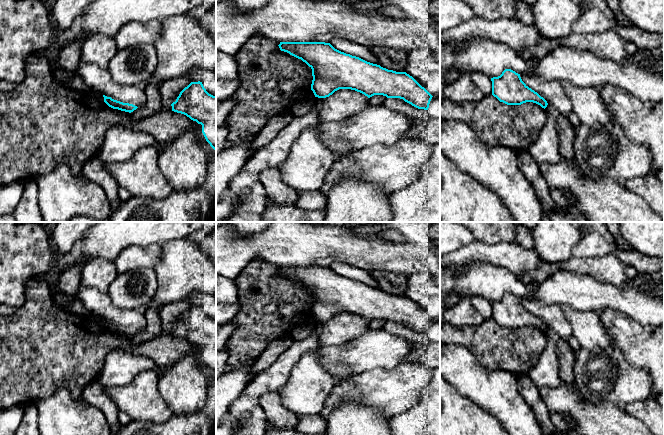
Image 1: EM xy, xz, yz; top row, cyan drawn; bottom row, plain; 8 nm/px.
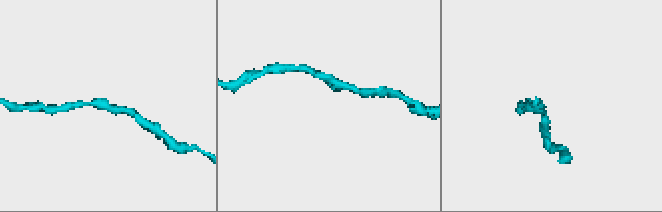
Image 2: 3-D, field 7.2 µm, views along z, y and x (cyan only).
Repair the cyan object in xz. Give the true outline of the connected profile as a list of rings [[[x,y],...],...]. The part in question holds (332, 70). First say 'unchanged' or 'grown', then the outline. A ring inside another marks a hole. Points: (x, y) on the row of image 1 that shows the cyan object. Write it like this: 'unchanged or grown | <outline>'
unchanged | [[[280,42],[281,51],[301,59],[312,69],[311,90],[315,97],[326,98],[339,89],[351,89],[368,98],[383,95],[400,98],[418,109],[428,110],[432,95],[406,72],[396,72],[346,54],[325,42]]]

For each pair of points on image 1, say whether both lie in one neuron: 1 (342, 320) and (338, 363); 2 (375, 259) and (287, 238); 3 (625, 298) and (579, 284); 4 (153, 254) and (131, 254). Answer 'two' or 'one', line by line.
1: two
2: one
3: one
4: one

